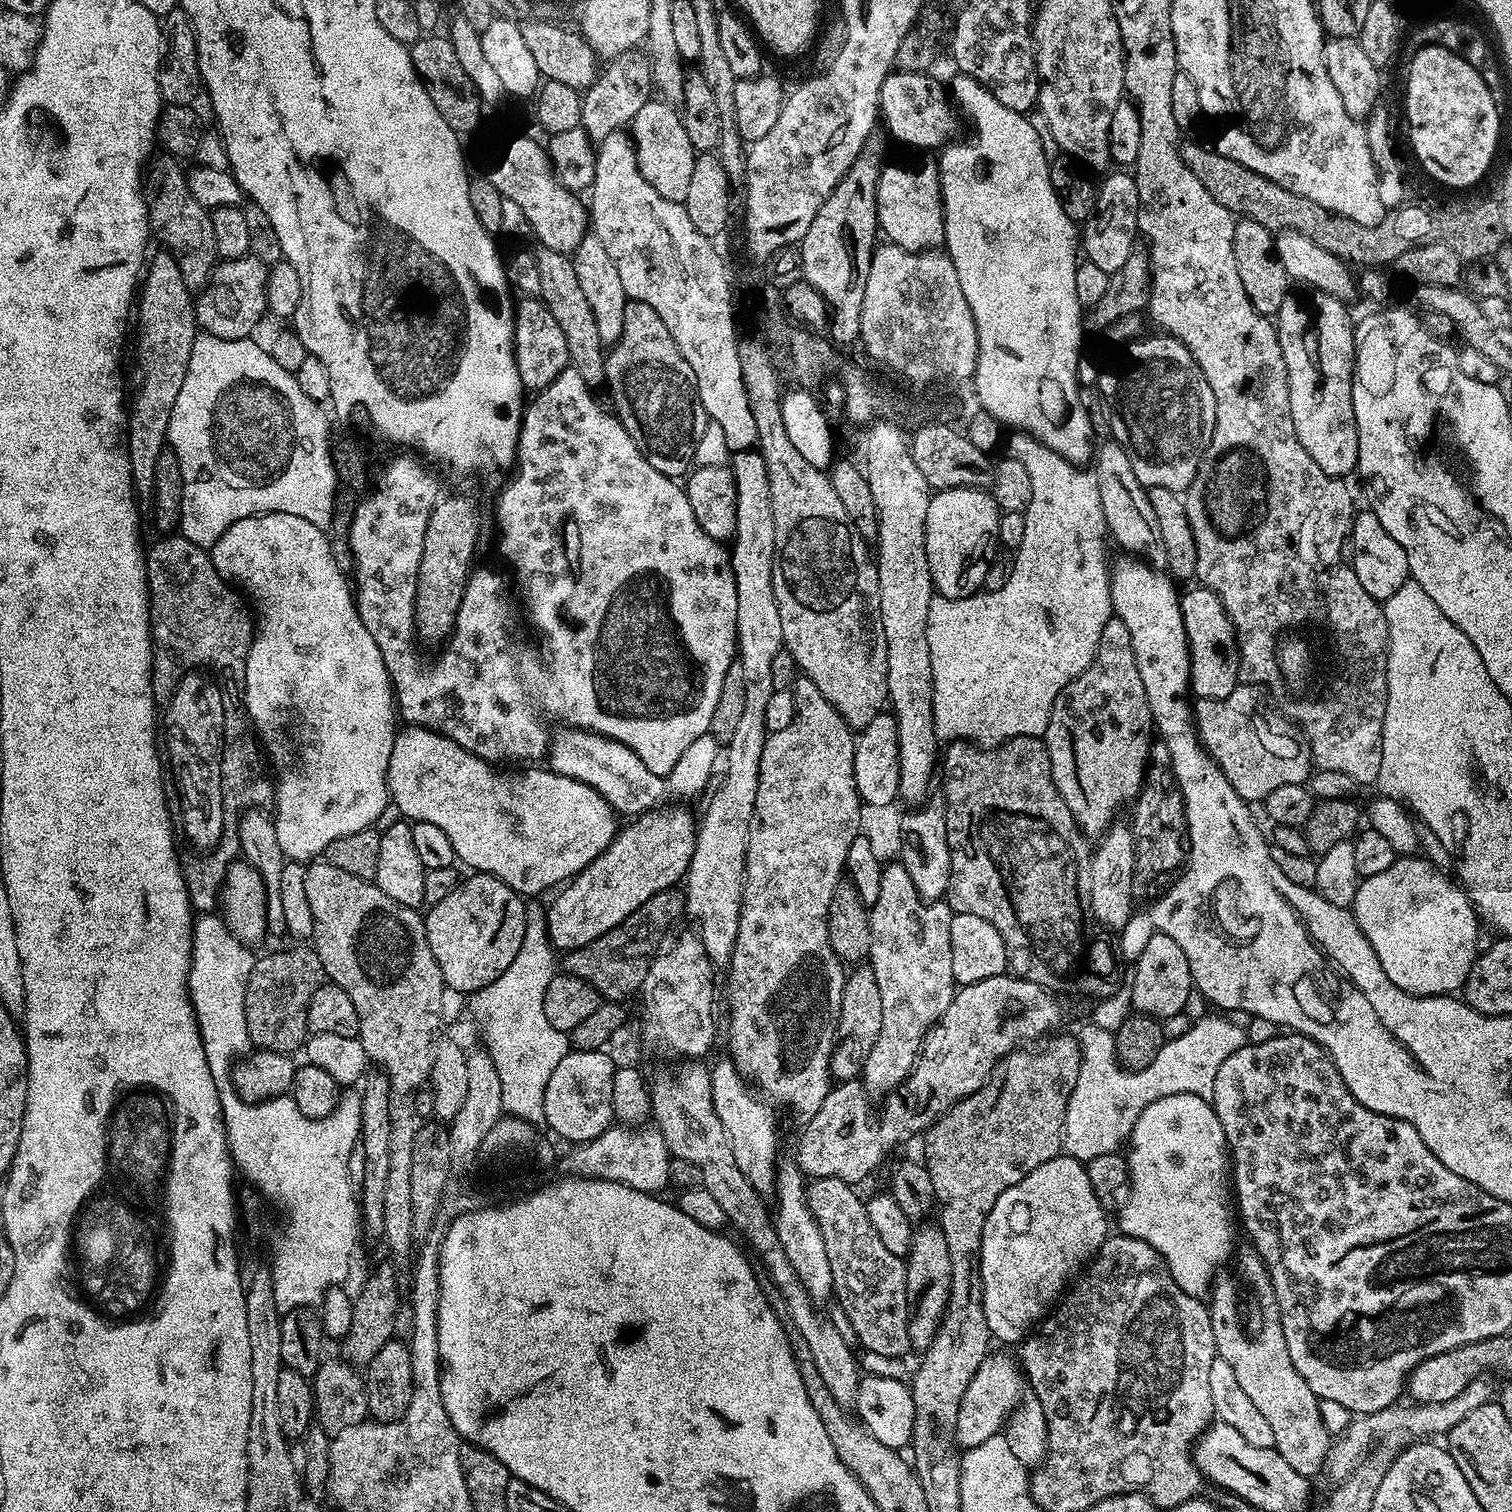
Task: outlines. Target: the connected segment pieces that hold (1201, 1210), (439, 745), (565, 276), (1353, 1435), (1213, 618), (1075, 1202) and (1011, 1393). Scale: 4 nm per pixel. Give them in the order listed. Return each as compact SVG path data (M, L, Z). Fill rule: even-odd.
M1170 1094L1158 1098L1158 1102L1150 1102L1150 1106L1138 1114L1138 1122L1134 1122L1134 1130L1126 1141L1126 1159L1128 1187L1118 1208L1119 1231L1154 1246L1154 1250L1158 1250L1167 1264L1174 1282L1178 1282L1183 1292L1191 1296L1207 1297L1210 1285L1221 1269L1233 1259L1238 1248L1238 1216L1234 1211L1230 1153L1222 1122L1218 1122L1218 1114L1209 1101L1194 1094Z
M404 726L397 731L390 752L388 795L401 817L412 822L434 822L434 826L440 827L446 838L450 838L457 861L472 868L468 870L498 878L525 898L536 898L543 888L555 889L590 866L594 858L610 847L618 833L618 813L598 790L547 767L536 767L540 766L507 776L500 772L504 770L497 770L489 761L462 750L458 742L442 734L428 728Z
M543 246L537 247L534 259L538 266L538 286L540 287L539 299L554 314L558 326L566 338L566 350L570 350L569 365L582 374L582 382L593 390L603 389L606 381L606 345L602 338L598 338L598 325L594 322L594 313L590 311L590 302L586 302L586 293L578 282L578 274L574 274L571 259L558 250L550 250Z
M1485 1377L1474 1379L1466 1386L1462 1393L1447 1402L1430 1403L1430 1404L1409 1404L1410 1406L1402 1406L1403 1404L1395 1404L1386 1407L1376 1413L1364 1414L1355 1417L1346 1432L1339 1435L1331 1446L1327 1454L1327 1462L1325 1464L1325 1473L1334 1477L1334 1480L1341 1480L1349 1475L1357 1465L1359 1465L1369 1454L1367 1454L1374 1446L1375 1442L1398 1443L1404 1446L1414 1441L1430 1438L1432 1434L1445 1435L1458 1422L1470 1413L1491 1401L1494 1394L1492 1388Z
M1196 586L1193 592L1184 592L1180 598L1180 609L1186 626L1188 653L1192 659L1190 692L1202 700L1226 698L1241 683L1240 651L1236 641L1236 631L1222 606L1222 598L1214 590Z
M1067 1154L1056 1156L1050 1162L1042 1162L1038 1170L1026 1174L1022 1182L1010 1186L1010 1190L1006 1190L1002 1198L994 1202L994 1210L990 1210L982 1230L980 1273L984 1287L986 1326L995 1339L997 1336L1004 1344L1019 1345L1034 1326L1045 1319L1046 1313L1061 1299L1073 1277L1095 1257L1097 1250L1108 1239L1110 1229L1108 1216L1104 1212L1107 1212L1105 1205L1101 1204L1090 1182L1087 1167Z
M989 1353L978 1368L978 1373L971 1379L966 1394L962 1396L955 1423L957 1445L967 1450L996 1436L1007 1423L1009 1413L1020 1403L1024 1394L1022 1386L1024 1376L1019 1363L1006 1354Z

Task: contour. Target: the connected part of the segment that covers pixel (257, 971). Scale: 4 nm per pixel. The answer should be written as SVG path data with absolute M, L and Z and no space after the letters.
M292 946L272 952L253 963L246 982L246 1034L253 1049L296 1054L310 1035L308 1011L314 990L326 982L315 947Z

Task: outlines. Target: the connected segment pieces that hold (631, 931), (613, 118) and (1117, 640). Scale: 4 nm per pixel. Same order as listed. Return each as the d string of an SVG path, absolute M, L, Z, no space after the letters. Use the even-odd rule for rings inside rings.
M669 890L662 894L654 894L654 898L650 898L650 902L642 902L642 906L638 906L638 910L634 910L634 914L630 914L621 924L614 926L614 930L602 934L602 938L594 938L594 942L590 942L586 946L565 951L562 956L563 971L567 975L577 976L590 982L590 986L594 986L600 996L608 1002L624 1002L627 996L632 996L635 992L637 995L646 982L652 959L657 952L661 951L662 945L665 943L664 935L667 934L668 927L680 915L682 917L685 915L686 900L681 893L680 896L678 893L679 891Z
M638 48L624 51L609 59L602 79L598 78L582 96L581 128L594 142L627 127L638 111L648 104L654 92L651 59ZM641 51L641 52L640 52ZM652 92L652 93L651 93Z
M1113 618L1102 626L1102 638L1088 669L1078 674L1078 678L1074 678L1074 682L1070 682L1062 694L1054 698L1042 739L1050 754L1054 786L1058 786L1058 794L1062 794L1066 806L1070 806L1076 825L1089 838L1103 836L1117 819L1116 811L1124 803L1127 805L1135 801L1140 792L1144 772L1148 769L1148 755L1154 743L1150 702L1146 698L1146 686L1142 686L1142 674L1138 674L1138 658L1134 654L1134 642L1130 642L1126 622Z

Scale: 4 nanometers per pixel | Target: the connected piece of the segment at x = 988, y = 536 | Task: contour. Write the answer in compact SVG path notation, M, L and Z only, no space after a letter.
M983 487L970 488L950 488L937 491L931 497L926 506L926 562L930 566L930 574L932 575L932 586L937 593L940 592L948 600L964 600L967 596L972 596L977 591L978 593L984 587L984 579L990 570L992 564L997 563L998 556L996 556L996 548L1001 547L999 540L999 520L1002 510L997 506L996 500L992 497L991 491L985 490Z

